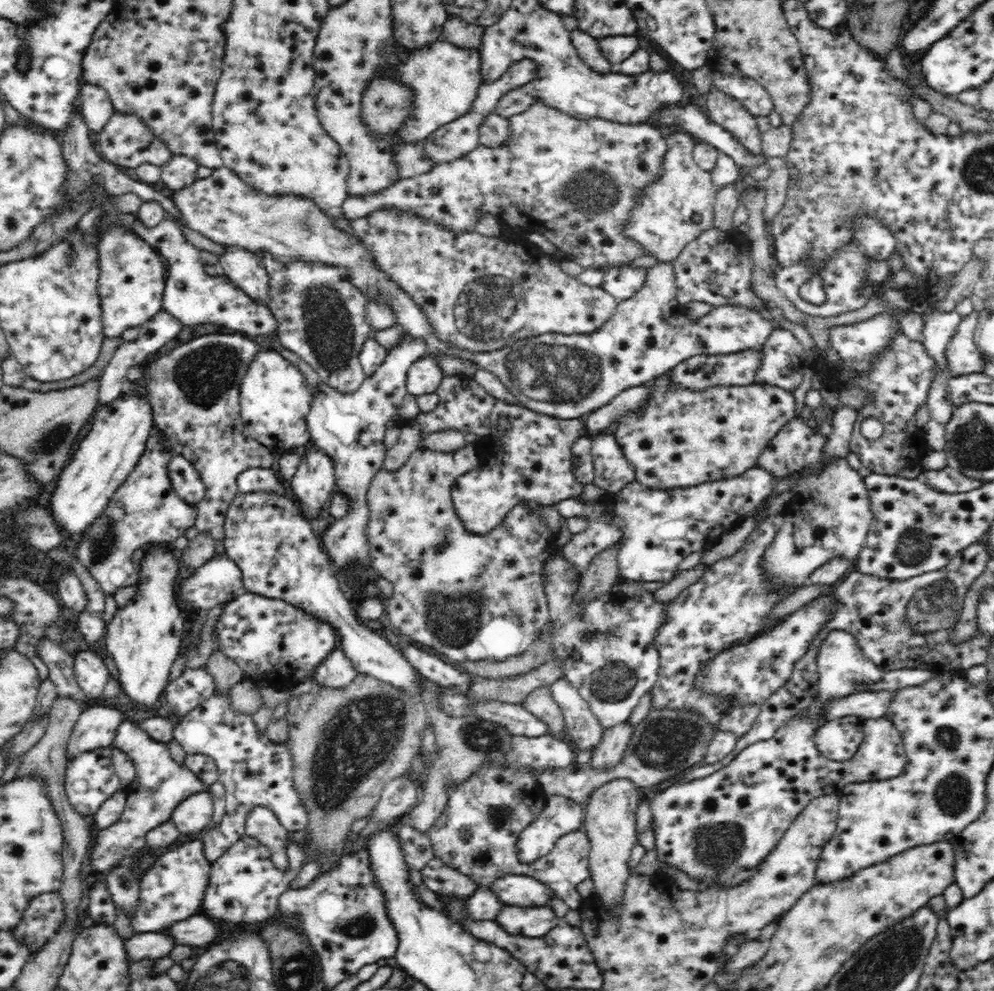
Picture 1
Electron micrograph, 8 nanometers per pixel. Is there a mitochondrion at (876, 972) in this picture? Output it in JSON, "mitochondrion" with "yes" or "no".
{"mitochondrion":"yes"}

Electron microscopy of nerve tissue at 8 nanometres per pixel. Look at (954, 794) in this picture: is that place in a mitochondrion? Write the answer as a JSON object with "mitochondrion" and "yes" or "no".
{"mitochondrion":"yes"}

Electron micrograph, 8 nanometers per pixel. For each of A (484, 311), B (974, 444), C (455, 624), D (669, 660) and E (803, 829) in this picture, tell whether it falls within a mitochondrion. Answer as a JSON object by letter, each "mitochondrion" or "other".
{"A":"mitochondrion","B":"mitochondrion","C":"mitochondrion","D":"other","E":"other"}

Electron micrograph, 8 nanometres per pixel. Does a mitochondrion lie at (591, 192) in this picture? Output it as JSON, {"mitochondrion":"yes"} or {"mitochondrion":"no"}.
{"mitochondrion":"yes"}

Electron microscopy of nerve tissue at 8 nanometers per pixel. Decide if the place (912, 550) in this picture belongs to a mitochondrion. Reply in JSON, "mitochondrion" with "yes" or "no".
{"mitochondrion":"yes"}

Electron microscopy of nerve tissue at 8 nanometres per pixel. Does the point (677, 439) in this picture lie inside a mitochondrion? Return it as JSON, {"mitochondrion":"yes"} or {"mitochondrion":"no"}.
{"mitochondrion":"no"}

